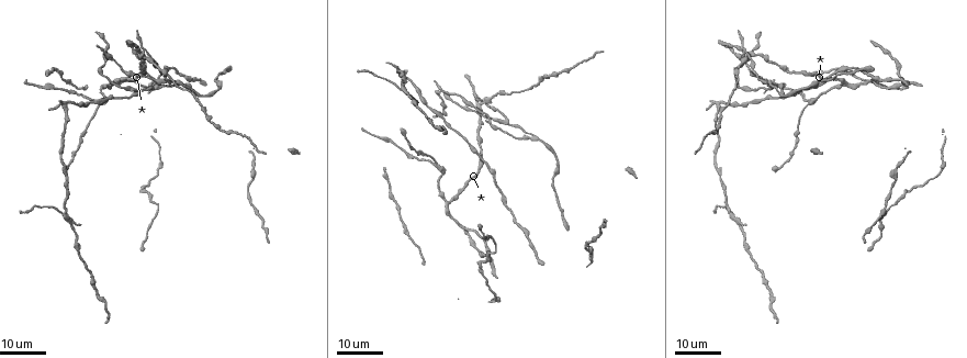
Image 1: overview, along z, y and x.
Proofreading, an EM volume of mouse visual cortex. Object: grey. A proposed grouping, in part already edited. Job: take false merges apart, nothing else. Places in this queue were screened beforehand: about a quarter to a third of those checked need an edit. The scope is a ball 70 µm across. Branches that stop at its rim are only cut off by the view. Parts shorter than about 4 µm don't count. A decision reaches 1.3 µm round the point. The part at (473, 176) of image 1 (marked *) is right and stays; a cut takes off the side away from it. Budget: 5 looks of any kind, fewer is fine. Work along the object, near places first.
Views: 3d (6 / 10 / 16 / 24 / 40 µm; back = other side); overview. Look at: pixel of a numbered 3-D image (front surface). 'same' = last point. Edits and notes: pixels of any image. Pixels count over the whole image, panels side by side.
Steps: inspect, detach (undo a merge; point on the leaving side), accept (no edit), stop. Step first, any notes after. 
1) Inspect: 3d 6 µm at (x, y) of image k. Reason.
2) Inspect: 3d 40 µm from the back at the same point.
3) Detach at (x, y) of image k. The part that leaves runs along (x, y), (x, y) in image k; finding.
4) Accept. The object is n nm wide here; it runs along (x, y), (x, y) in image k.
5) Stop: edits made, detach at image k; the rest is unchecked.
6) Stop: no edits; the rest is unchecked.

Inspect: 3d 24 µm at (436, 165) of image 1. Two arms in line, one across.

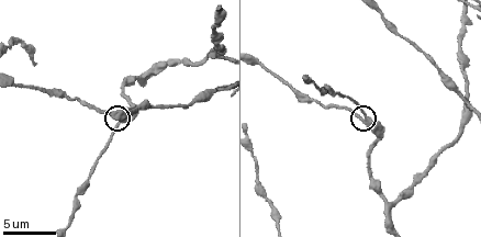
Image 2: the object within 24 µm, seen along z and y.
Inspect: 3d 10 µm at (365, 118) of image 2.

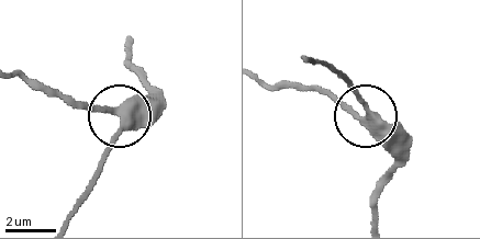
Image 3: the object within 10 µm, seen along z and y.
Accept. It runs along (375, 217), (375, 192), (393, 148), (345, 75) in image 3; all the same neuron.

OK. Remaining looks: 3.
Inspect: 3d 10 µm at (139, 79) of image 2. Three arms meet.

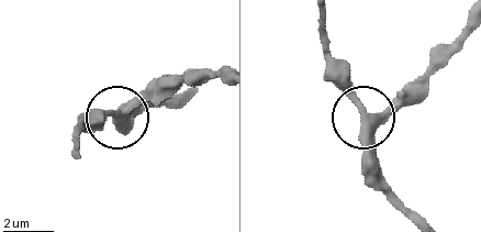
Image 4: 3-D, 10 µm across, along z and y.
Accept. The object is 330 nm wide here; it runs along (467, 28), (372, 116), (362, 113), (331, 67) in image 4; one neuron here.

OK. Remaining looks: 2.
Inspect: 3d 16 µm at (530, 137) of image 1. Side arm on a straight run.

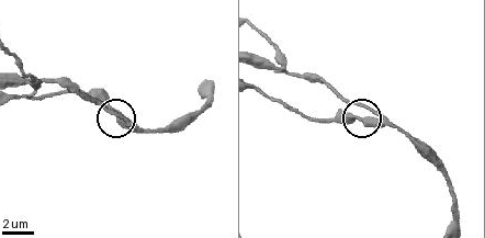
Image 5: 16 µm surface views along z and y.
Inspect: 3d 6 µm at (367, 120) of image 5. Closer look.

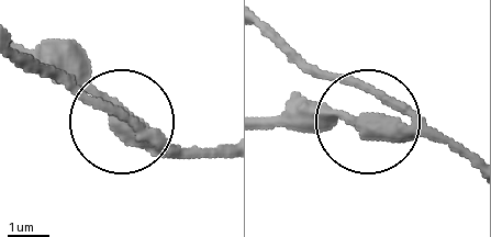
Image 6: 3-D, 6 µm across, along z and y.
Accept. The object is 320 nm wide here; it runs along (265, 23), (316, 68), (369, 93), (372, 117), (460, 142) in image 6; one neuron here.

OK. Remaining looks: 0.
Stop: no edits; the rest is unchecked.

